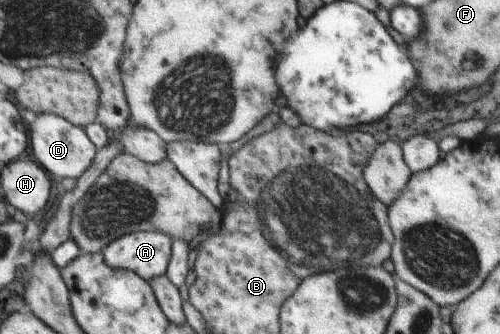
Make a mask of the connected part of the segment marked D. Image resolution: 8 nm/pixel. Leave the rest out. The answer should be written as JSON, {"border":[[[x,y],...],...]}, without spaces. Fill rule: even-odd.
{"border":[[[53,113],[30,116],[29,136],[31,150],[37,162],[45,168],[51,178],[59,181],[65,177],[79,178],[93,162],[98,148],[89,140],[81,127],[71,124],[66,118]]]}

